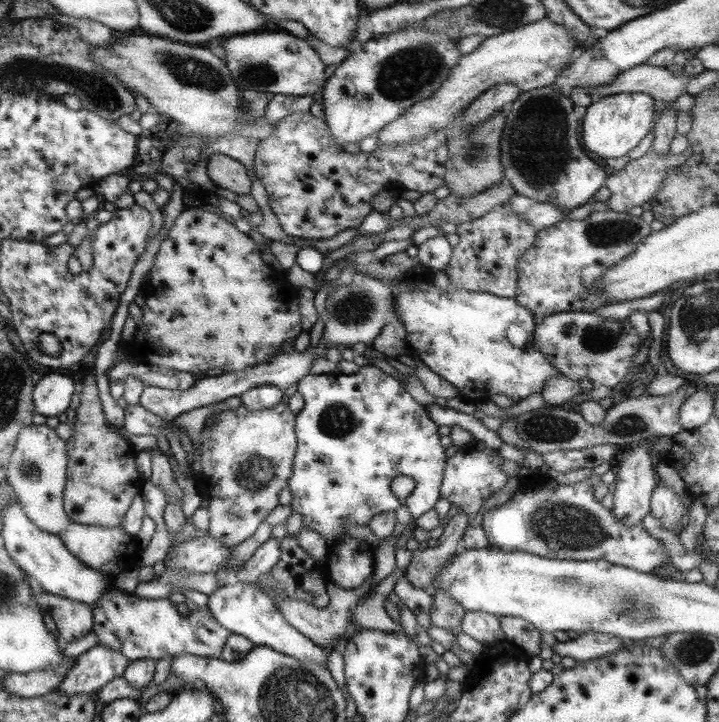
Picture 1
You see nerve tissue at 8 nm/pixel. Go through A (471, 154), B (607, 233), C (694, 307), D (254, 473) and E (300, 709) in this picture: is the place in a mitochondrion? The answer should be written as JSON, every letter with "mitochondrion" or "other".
{"A":"mitochondrion","B":"mitochondrion","C":"mitochondrion","D":"mitochondrion","E":"mitochondrion"}

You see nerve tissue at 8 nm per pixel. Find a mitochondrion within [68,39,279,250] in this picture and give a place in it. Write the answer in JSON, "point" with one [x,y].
{"point":[193,72]}

